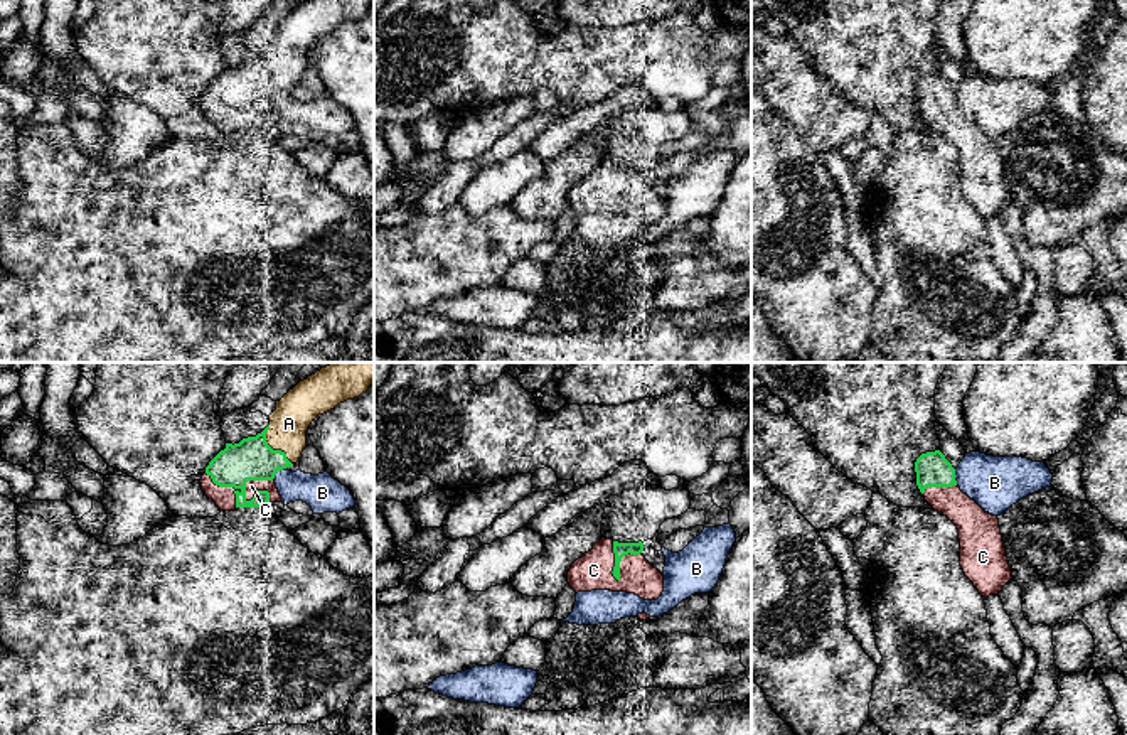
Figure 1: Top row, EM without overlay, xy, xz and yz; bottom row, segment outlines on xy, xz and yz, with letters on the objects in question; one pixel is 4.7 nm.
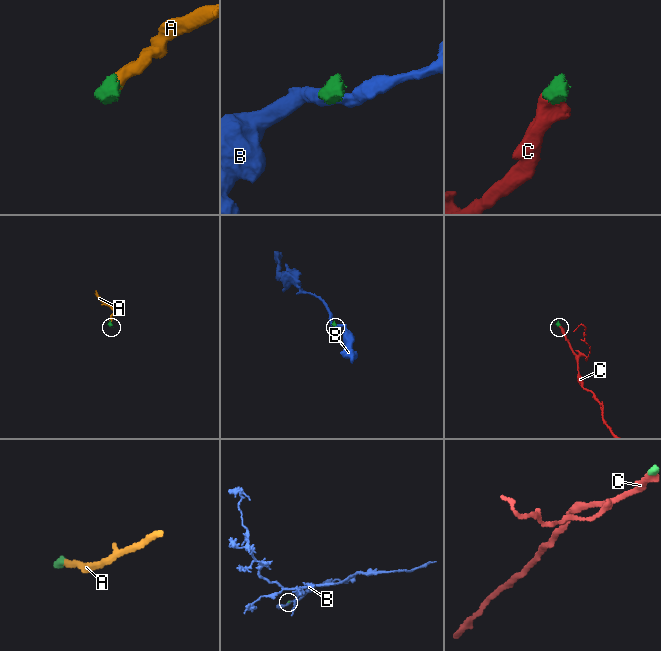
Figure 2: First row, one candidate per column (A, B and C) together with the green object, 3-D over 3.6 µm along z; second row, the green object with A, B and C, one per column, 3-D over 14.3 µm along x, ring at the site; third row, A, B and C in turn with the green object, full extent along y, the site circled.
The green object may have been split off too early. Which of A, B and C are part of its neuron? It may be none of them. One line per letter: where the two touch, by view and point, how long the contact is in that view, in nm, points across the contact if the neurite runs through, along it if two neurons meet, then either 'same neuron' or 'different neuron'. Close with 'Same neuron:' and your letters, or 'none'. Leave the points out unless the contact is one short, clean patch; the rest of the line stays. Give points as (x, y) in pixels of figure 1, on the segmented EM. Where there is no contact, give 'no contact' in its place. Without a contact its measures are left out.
A: xy (272, 449) | 220 nm | same neuron
B: yz (954, 477) | 80 nm | along yz (954, 469), (957, 484) | different neuron
C: xz (620, 560) | 200 nm | across xz (620, 550), (620, 560), (617, 579), (593, 570) | same neuron
Same neuron: A, C

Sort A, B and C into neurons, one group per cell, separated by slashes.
A C / B

